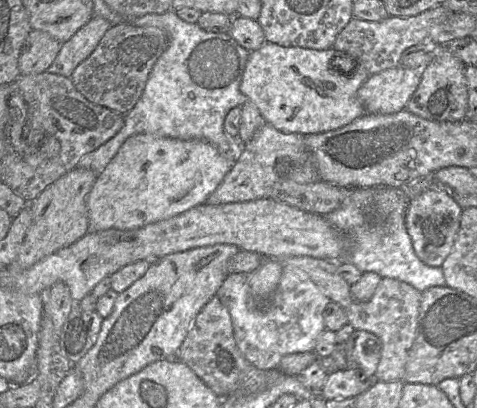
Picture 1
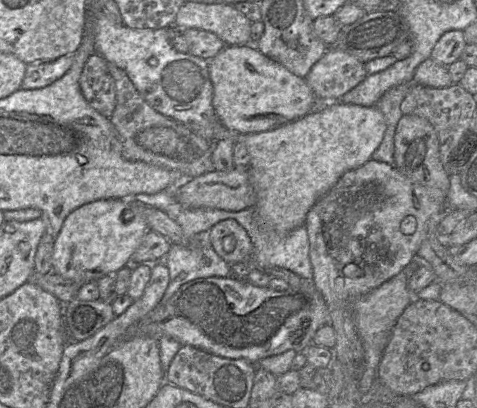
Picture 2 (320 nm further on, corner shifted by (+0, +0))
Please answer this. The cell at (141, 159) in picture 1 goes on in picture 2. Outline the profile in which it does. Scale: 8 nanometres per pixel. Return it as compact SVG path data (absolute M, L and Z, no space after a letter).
M112 198L96 200L72 211L54 241L53 273L79 283L88 283L115 275L124 266L132 265L133 253L150 231L143 217L145 207L149 206Z

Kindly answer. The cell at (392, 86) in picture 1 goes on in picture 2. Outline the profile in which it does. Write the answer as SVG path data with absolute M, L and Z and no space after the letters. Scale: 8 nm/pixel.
M342 102L263 132L241 134L220 121L183 125L209 141L228 139L246 146L250 156L249 180L257 199L256 217L262 225L279 233L288 233L304 225L311 208L345 172L371 159L386 131L385 118L376 106Z

